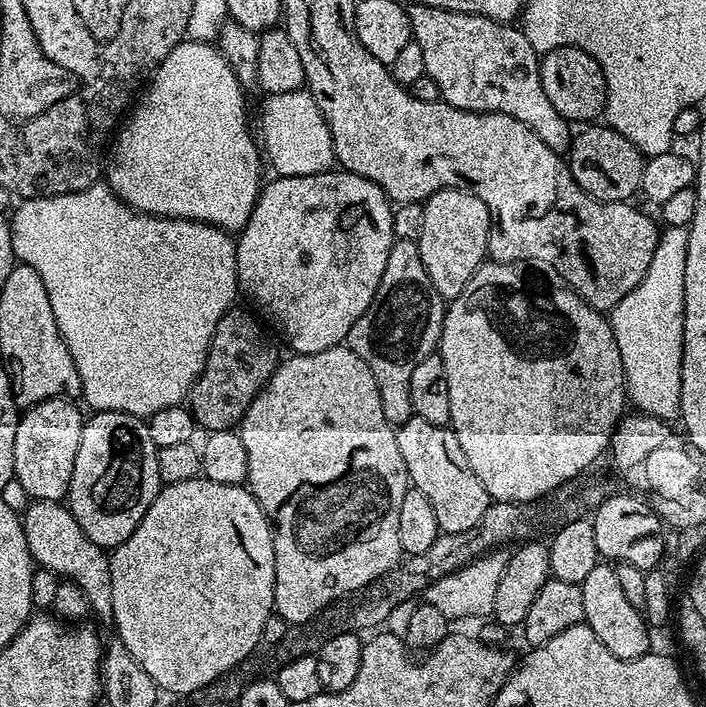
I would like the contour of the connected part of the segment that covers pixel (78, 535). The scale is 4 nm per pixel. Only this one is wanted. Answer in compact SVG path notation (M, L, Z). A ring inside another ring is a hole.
M32 500L22 513L22 523L33 561L39 567L48 568L55 572L57 576L64 580L75 582L82 590L82 594L86 594L91 615L93 617L96 615L98 619L106 620L106 622L111 621L112 583L110 582L110 566L108 565L109 553L105 549L98 547L94 542L90 542L90 538L86 538L82 526L78 526L72 511L63 503L54 500Z

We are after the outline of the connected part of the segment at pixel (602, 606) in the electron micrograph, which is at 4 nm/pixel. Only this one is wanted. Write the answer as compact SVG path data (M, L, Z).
M601 562L590 570L588 577L580 585L582 590L582 606L584 607L584 619L588 627L598 634L598 638L614 654L623 660L633 660L644 656L650 651L648 644L648 632L650 625L644 619L641 609L630 606L626 594L622 594L622 586L618 583L618 574L611 563Z

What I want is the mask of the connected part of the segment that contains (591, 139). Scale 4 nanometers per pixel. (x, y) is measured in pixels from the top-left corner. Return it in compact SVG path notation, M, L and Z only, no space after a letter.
M596 126L581 127L584 129L581 132L579 129L573 135L572 147L566 153L568 169L574 182L578 182L578 186L582 186L582 190L586 190L586 194L595 200L615 204L631 201L631 196L640 192L645 156L625 136L612 128L592 127Z

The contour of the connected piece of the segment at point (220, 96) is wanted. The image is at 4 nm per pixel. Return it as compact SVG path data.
M187 38L181 40L156 67L134 107L115 133L106 160L108 187L118 199L138 212L145 212L147 216L164 216L167 220L197 220L203 224L213 224L229 234L239 233L246 226L262 187L262 152L257 137L252 137L248 129L244 97L246 92L240 87L230 62L215 43Z

